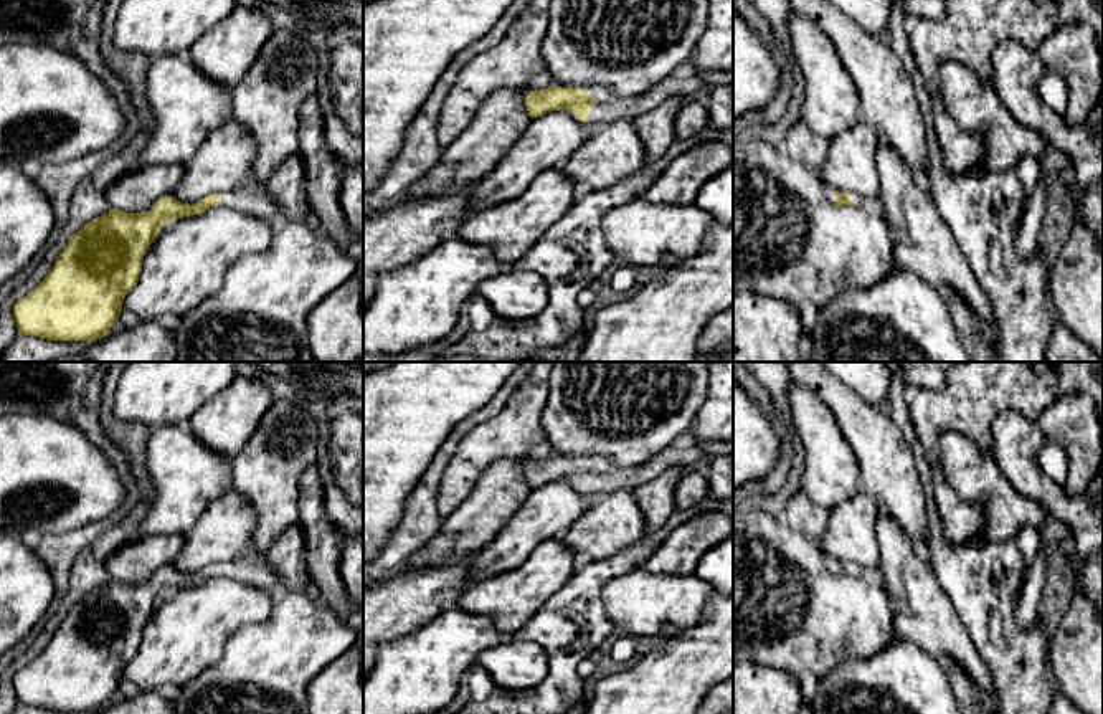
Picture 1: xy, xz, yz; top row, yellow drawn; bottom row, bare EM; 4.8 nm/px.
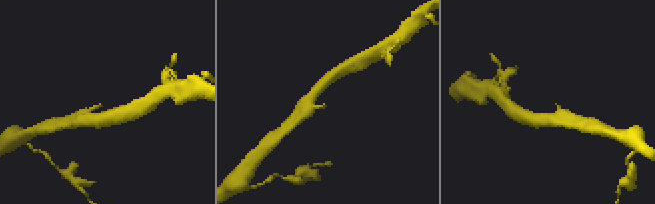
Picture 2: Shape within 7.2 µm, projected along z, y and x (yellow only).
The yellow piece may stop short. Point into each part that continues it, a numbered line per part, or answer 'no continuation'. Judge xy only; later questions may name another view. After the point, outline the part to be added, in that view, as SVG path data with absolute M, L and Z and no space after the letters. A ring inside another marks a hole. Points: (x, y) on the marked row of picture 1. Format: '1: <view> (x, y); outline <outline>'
1: xy (250, 199); outline M246 182L234 190L221 192L218 207L234 208L271 223L279 218L279 205L271 200L266 183Z

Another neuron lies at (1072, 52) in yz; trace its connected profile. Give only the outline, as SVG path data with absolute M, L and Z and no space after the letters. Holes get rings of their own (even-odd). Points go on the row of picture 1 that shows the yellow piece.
M1080 21L1065 23L1042 41L1037 55L1044 68L1065 81L1068 102L1063 121L1085 124L1103 93L1103 64L1093 30Z

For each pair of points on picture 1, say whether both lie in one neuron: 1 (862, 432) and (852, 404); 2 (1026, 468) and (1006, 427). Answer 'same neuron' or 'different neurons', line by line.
1: same neuron
2: same neuron

